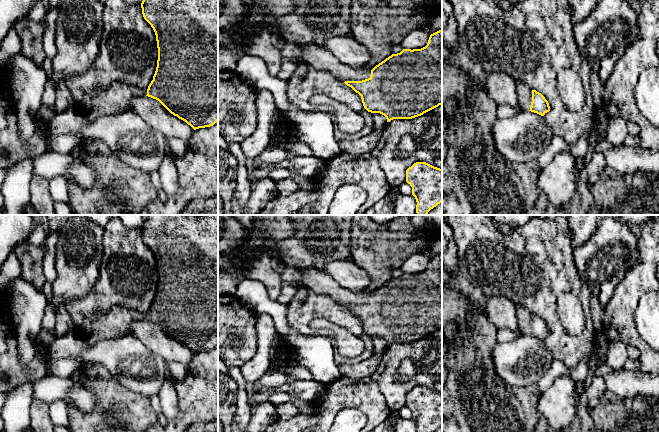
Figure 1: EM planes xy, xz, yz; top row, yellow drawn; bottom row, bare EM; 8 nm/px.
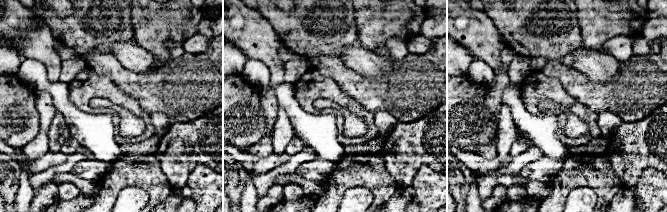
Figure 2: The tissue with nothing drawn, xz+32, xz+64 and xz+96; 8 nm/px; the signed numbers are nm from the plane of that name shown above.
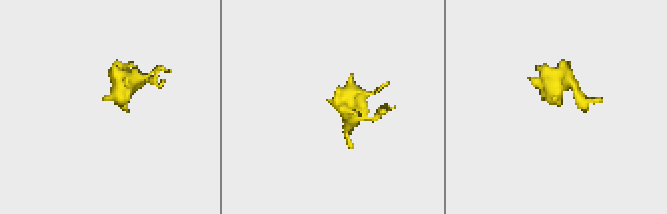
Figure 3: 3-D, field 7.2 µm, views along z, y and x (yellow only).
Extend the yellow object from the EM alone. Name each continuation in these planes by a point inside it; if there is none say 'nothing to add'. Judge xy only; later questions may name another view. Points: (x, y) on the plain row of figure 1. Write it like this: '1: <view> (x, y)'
1: xy (116, 321)

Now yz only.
1: yz (524, 316)

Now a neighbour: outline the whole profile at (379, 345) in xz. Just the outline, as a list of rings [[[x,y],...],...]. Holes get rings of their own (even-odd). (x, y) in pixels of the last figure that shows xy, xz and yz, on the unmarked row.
[[[371,337],[371,339],[372,339],[372,346],[374,349],[374,353],[383,355],[385,349],[387,348],[386,341],[380,337]]]

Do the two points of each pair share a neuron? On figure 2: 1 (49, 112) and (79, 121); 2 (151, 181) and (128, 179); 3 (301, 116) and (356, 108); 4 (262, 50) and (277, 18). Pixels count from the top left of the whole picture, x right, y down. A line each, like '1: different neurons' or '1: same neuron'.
1: different neurons
2: same neuron
3: different neurons
4: different neurons

